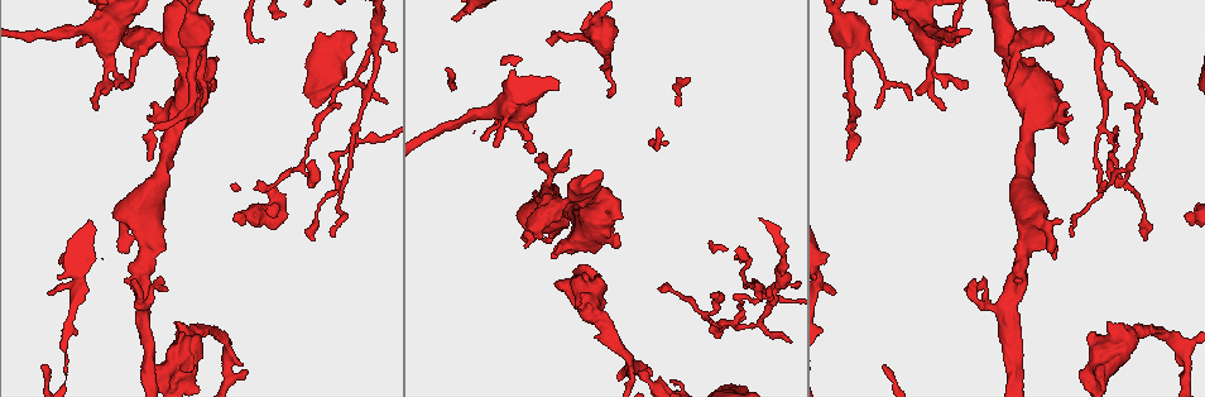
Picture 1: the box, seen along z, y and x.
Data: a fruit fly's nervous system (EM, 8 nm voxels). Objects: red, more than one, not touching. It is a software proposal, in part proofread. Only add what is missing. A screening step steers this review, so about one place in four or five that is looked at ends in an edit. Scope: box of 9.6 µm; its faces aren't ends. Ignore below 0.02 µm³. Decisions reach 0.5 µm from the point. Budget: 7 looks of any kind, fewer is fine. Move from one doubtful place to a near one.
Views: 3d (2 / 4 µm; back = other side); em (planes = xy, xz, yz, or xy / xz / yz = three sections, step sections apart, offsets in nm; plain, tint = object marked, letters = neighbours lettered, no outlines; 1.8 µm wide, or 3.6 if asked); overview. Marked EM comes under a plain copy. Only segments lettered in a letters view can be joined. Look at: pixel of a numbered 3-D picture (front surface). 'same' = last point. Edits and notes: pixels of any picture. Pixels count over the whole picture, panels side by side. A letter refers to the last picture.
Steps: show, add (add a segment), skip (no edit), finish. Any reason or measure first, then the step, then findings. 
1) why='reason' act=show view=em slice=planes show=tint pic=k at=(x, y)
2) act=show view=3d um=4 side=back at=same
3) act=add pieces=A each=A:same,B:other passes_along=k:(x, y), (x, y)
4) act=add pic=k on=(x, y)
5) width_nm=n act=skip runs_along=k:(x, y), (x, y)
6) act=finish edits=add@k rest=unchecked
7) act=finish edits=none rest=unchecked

act=show view=em slice=planes show=letters pic=1 at=(638, 373)

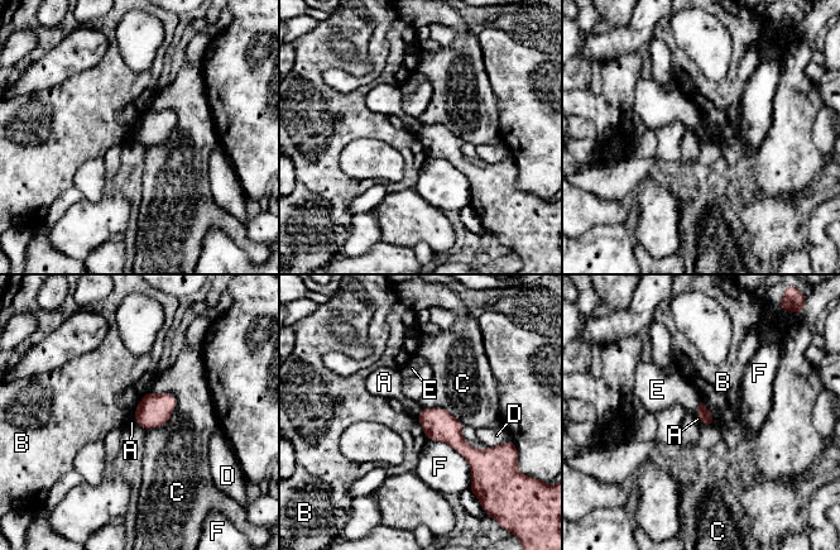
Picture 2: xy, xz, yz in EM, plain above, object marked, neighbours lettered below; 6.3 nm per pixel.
act=skip each=A:other,B:other,C:other,D:other,E:other,F:other border=2:(422, 409), (417, 416) found='none of them fits'

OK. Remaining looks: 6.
why='an open end' act=show view=em slice=planes show=letters pic=1 at=(333, 234)

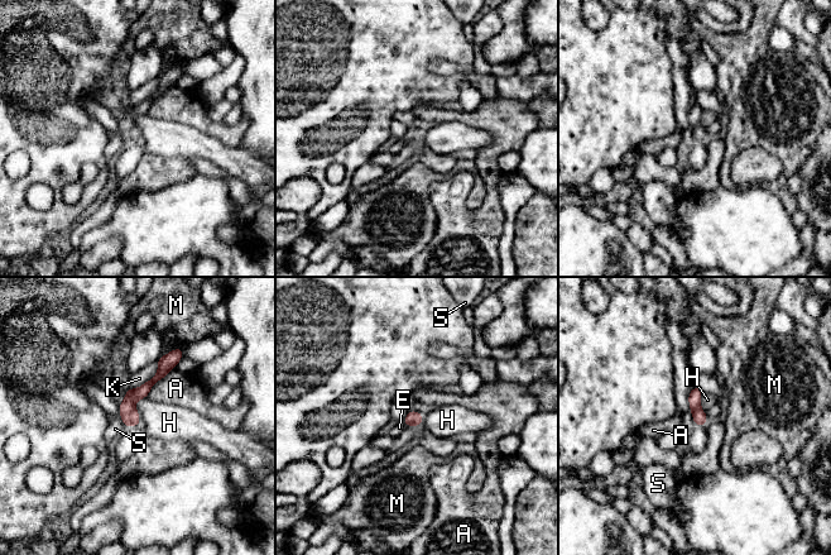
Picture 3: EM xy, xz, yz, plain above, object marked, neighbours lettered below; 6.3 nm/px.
longest_contact=K:260nm act=add pieces=E each=A:other,E:same,H:other,K:other,M:other,S:other found='the cell continues'

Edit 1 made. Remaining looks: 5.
why='redraw' act=show view=overview

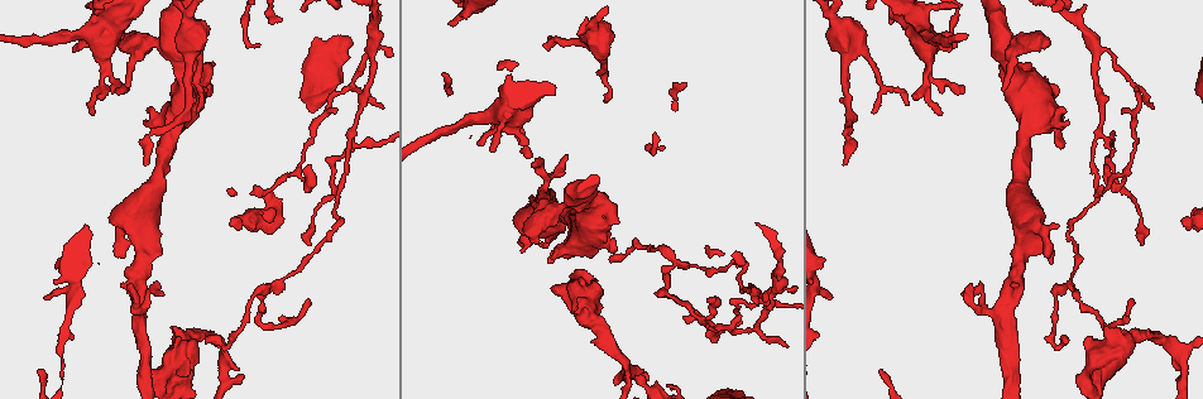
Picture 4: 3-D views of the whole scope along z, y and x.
why='sharp bend' act=show view=em slice=planes show=tint pic=4 at=(1098, 380)

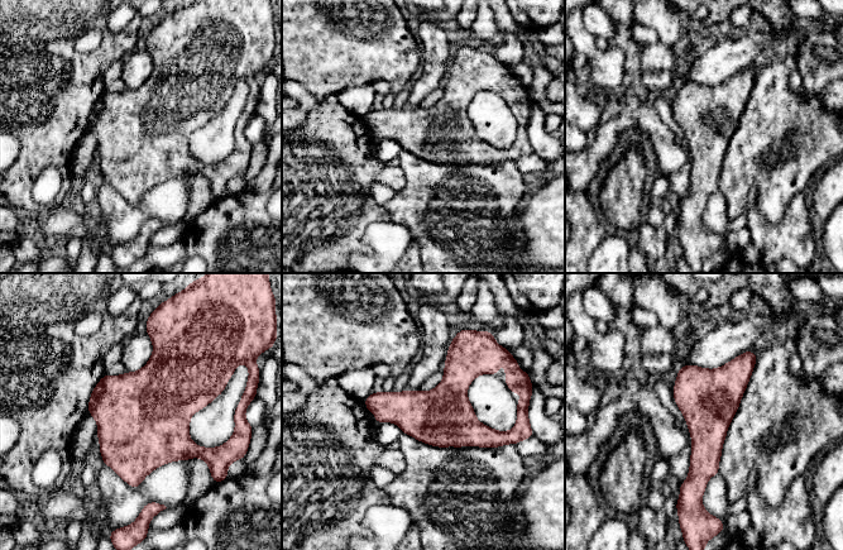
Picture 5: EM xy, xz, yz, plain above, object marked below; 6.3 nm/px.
why='what lies round it' act=show view=em slice=planes show=letters at=same

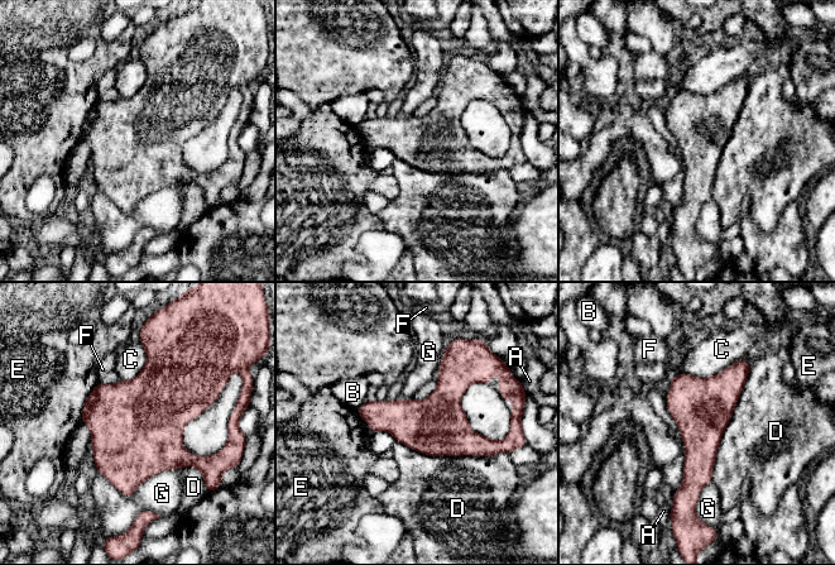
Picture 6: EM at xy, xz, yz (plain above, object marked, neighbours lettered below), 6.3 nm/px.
width_nm=380 act=skip each=A:other,B:other,C:other,D:other,E:other,F:other,G:other border=6:(752, 365), (721, 434), (711, 480) found='no lettered segment goes on from it'

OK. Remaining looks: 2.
act=finish edits=add@3 rest=unchecked

